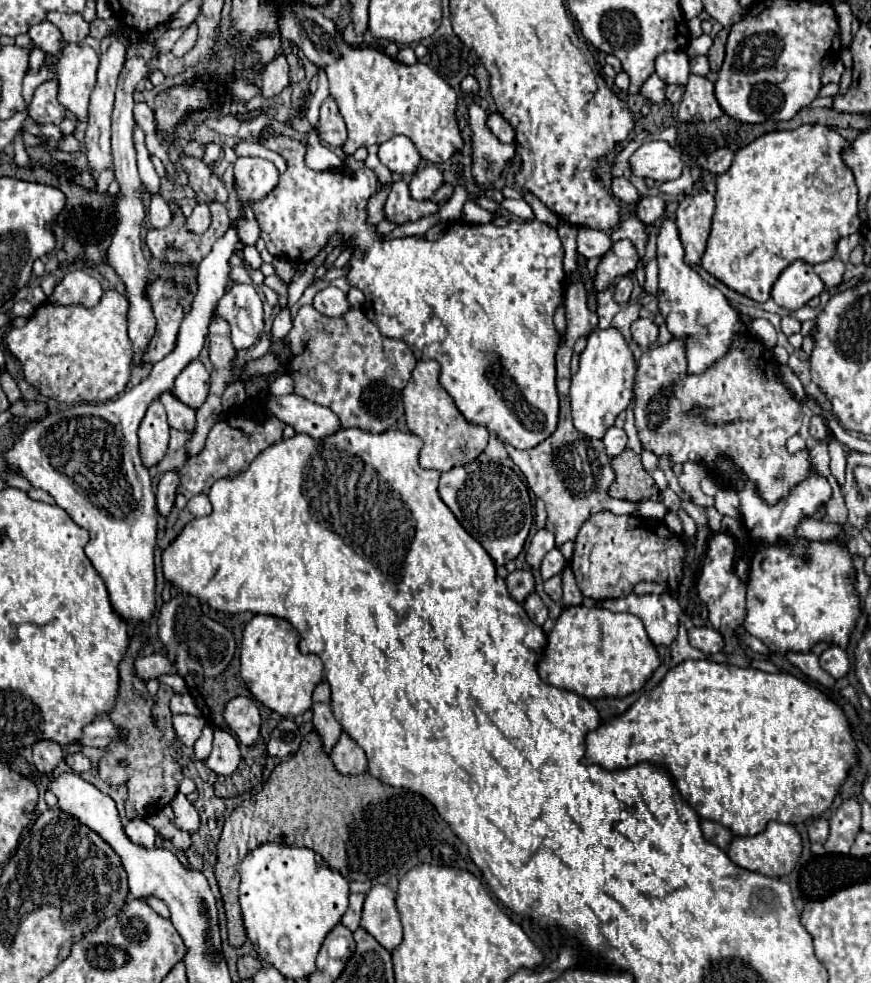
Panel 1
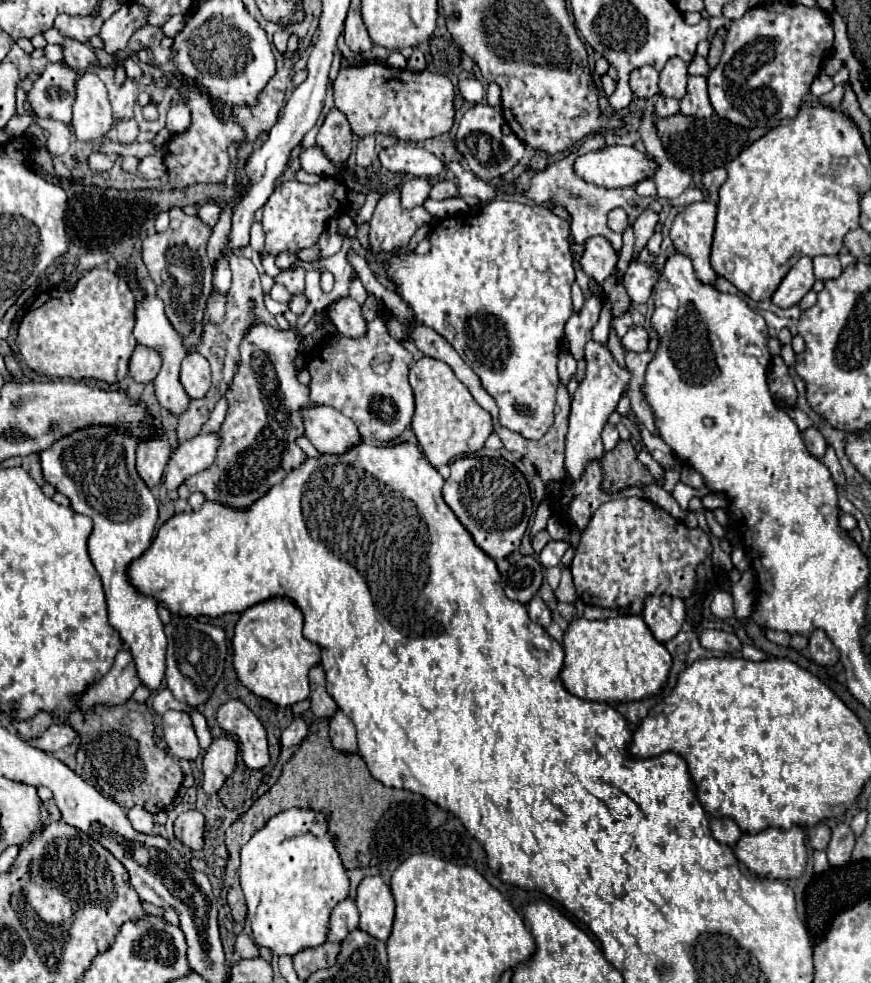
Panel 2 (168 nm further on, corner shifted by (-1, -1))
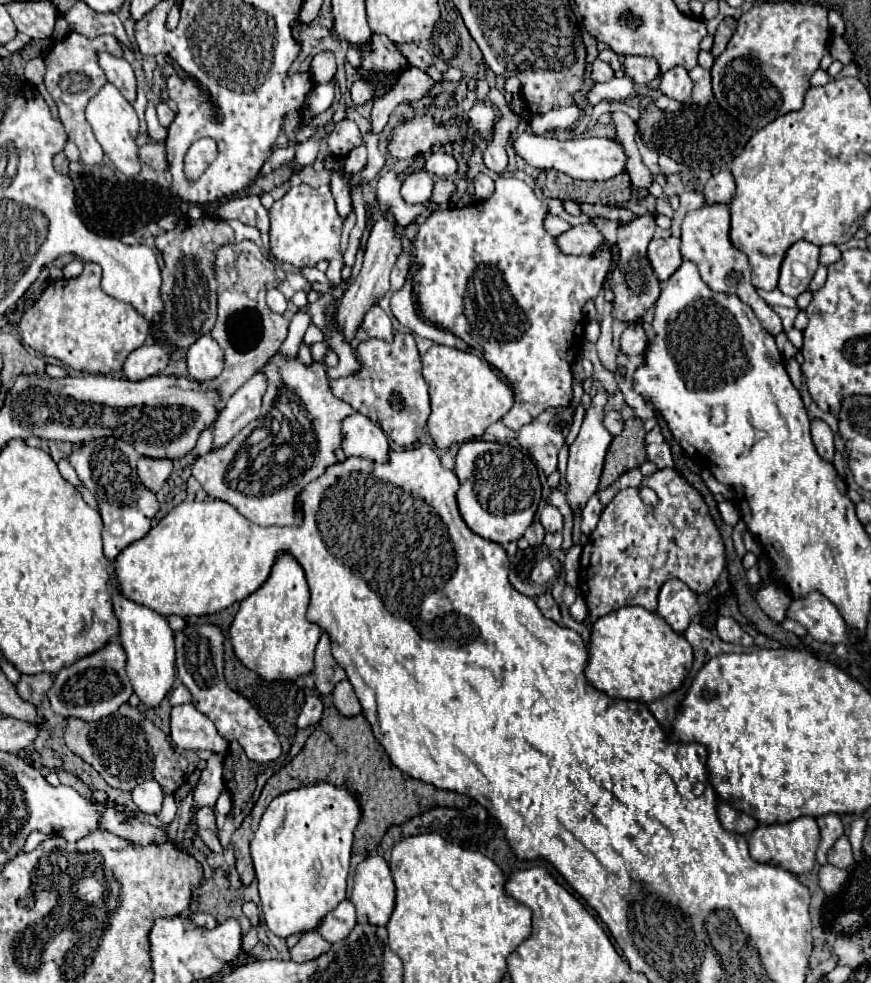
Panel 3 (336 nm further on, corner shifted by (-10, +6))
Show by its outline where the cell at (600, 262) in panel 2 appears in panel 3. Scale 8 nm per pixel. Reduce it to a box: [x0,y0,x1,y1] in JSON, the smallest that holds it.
[555,223,607,257]

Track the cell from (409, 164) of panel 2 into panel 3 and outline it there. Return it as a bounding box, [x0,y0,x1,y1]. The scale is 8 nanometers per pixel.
[425,153,457,177]

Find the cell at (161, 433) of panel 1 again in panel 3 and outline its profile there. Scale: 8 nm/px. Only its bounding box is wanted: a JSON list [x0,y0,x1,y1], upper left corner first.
[137,457,173,493]

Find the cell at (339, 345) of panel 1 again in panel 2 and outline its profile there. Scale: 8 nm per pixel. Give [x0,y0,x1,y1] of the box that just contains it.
[310,318,414,442]

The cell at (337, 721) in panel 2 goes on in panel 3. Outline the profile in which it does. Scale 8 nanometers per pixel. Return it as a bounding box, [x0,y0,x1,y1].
[333,681,361,717]

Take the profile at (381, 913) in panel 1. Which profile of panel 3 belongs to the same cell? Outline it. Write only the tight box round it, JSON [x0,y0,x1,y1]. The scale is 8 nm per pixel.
[351,857,395,927]

